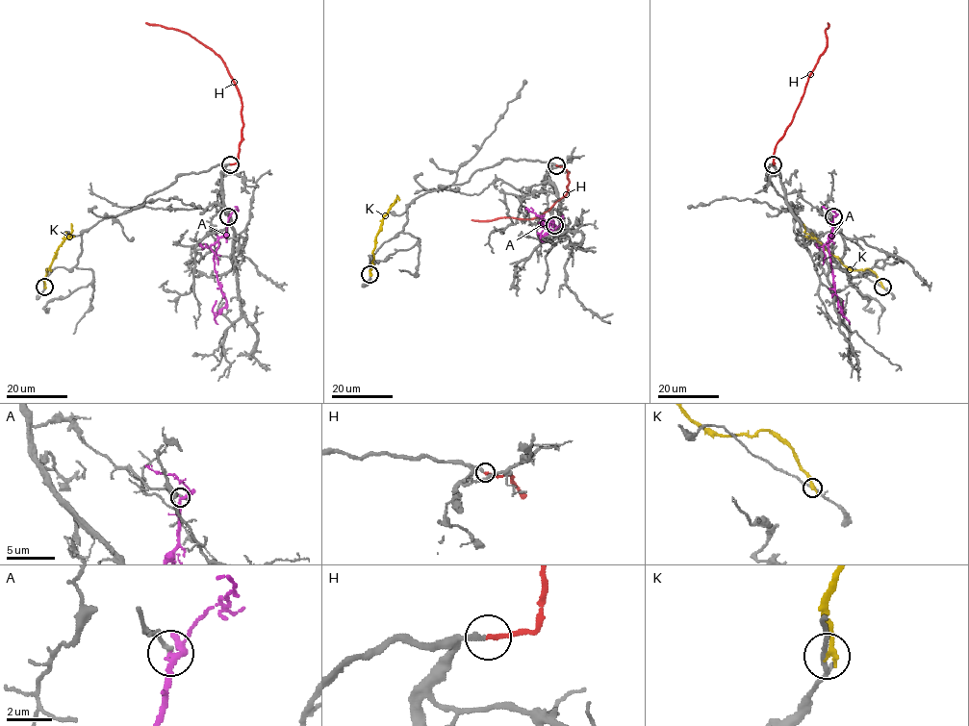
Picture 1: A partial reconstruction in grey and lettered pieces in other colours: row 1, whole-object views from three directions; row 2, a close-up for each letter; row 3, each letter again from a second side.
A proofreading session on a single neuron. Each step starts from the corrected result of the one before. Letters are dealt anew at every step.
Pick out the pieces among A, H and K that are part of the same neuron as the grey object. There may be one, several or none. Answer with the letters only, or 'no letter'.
H

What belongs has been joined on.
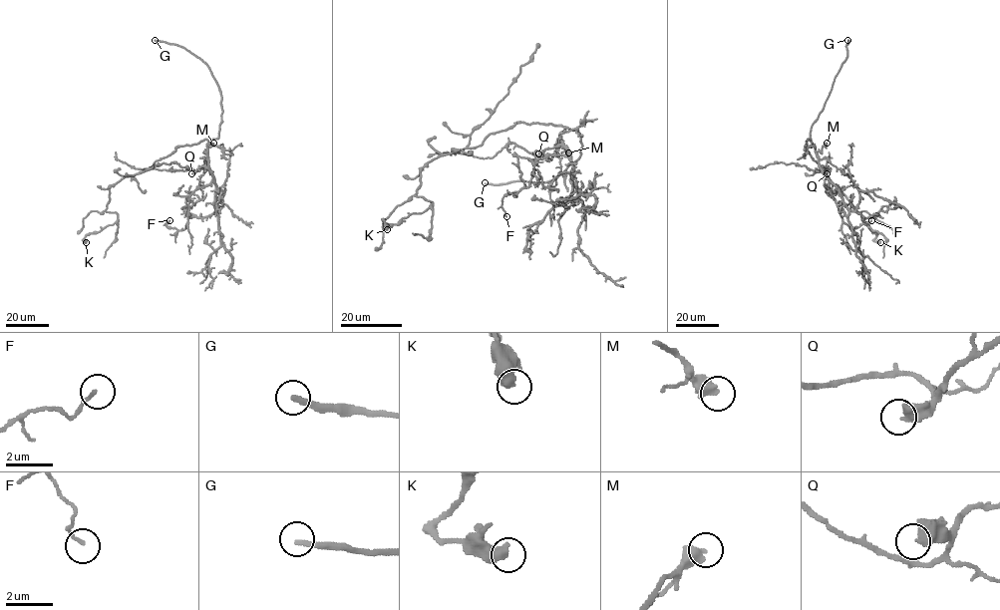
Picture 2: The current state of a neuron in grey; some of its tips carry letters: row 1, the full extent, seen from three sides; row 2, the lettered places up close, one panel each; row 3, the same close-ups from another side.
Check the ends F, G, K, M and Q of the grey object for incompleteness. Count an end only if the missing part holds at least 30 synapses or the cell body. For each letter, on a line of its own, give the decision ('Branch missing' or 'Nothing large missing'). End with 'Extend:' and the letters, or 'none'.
F: Nothing large missing
G: Branch missing
K: Nothing large missing
M: Branch missing
Q: Nothing large missing
Extend: G, M

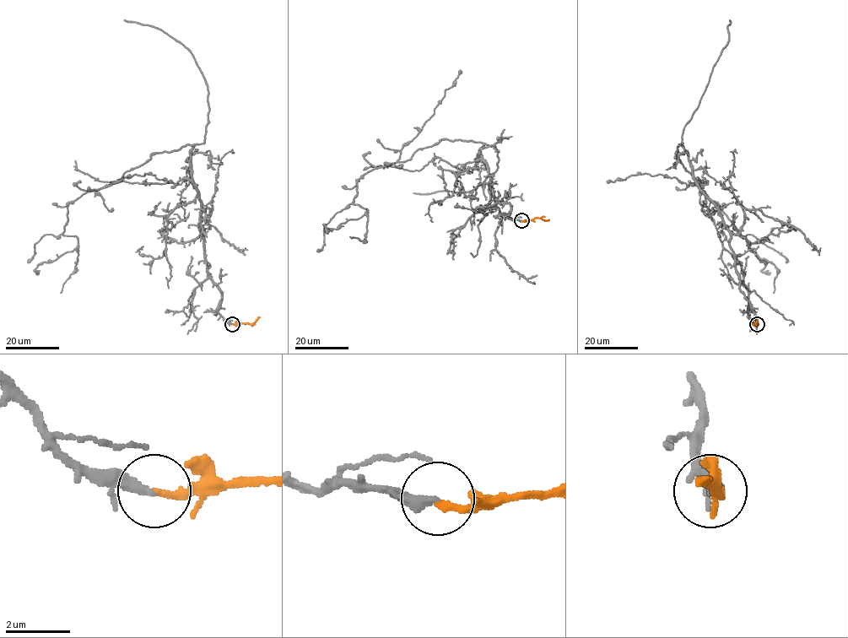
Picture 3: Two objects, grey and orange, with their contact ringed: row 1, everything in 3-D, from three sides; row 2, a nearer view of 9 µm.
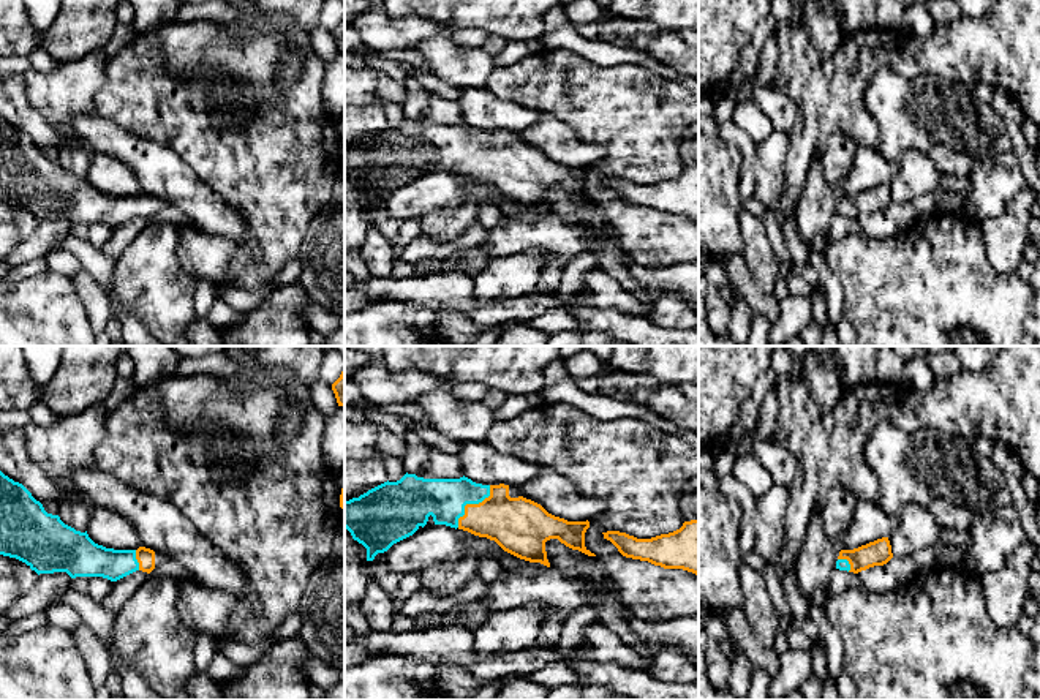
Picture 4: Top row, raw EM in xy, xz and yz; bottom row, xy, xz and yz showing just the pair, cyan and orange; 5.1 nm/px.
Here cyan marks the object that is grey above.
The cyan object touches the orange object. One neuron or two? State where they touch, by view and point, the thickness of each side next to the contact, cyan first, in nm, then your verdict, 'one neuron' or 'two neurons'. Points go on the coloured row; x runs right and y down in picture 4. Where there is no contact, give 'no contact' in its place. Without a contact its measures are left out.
xz (471, 503) | 220/280 nm | one neuron

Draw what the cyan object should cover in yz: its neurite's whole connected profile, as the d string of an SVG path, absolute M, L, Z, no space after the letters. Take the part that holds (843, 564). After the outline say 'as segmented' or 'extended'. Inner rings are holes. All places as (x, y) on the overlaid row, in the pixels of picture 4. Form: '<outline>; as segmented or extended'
M888 537L877 539L853 550L841 550L836 569L858 574L874 566L884 566L893 558Z; extended

